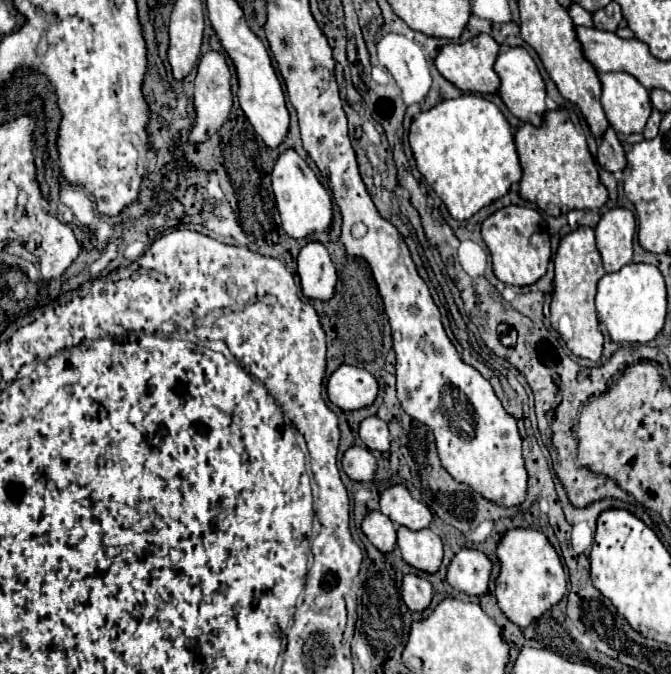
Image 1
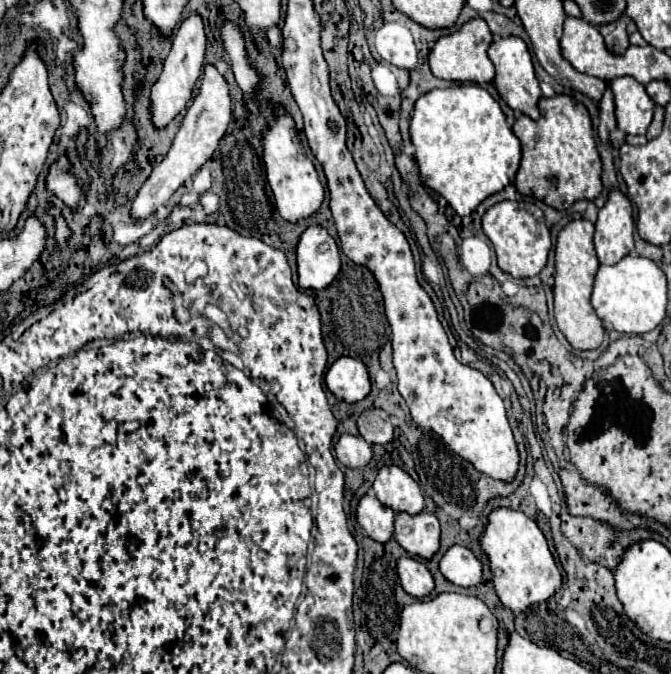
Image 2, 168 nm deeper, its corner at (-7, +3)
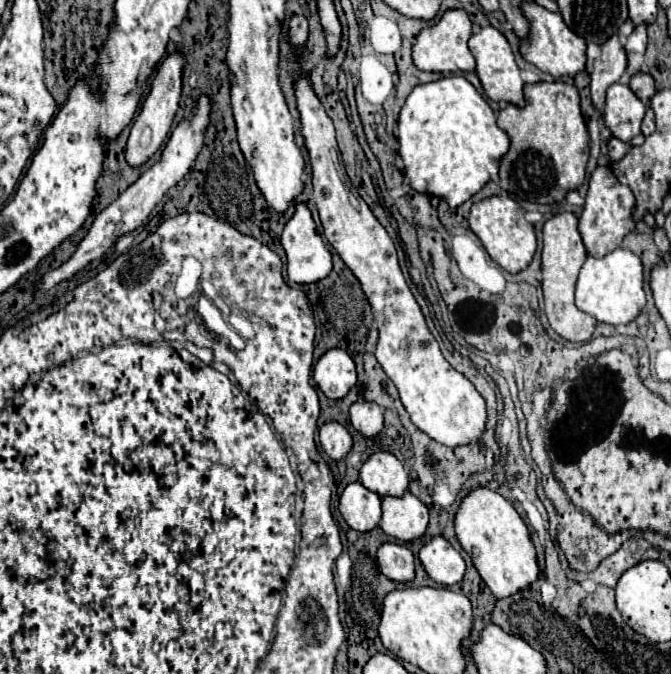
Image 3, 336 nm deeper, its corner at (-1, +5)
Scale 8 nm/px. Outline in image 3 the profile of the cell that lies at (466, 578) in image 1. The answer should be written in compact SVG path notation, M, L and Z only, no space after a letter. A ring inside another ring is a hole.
M435 536L425 542L419 550L419 560L427 576L437 584L451 586L463 580L465 560L443 536Z

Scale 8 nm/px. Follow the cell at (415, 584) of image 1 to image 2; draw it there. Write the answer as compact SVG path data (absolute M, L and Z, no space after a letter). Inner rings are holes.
M399 558L397 562L397 574L401 580L401 586L407 590L407 594L415 598L425 598L433 592L435 582L427 566L415 558Z

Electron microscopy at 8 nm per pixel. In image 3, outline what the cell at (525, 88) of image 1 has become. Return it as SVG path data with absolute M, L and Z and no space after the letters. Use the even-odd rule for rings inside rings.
M483 26L479 28L475 34L471 34L469 38L469 50L473 52L475 60L477 60L477 76L481 80L483 92L487 98L491 98L493 102L509 102L515 106L523 106L523 78L519 74L519 68L515 64L515 56L511 52L511 46L507 42L507 38L493 26Z

